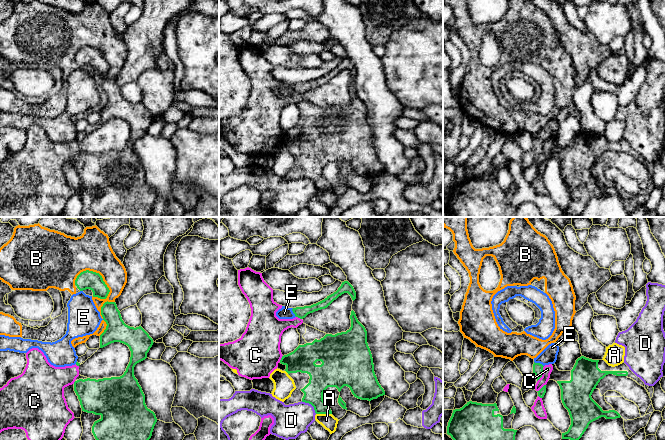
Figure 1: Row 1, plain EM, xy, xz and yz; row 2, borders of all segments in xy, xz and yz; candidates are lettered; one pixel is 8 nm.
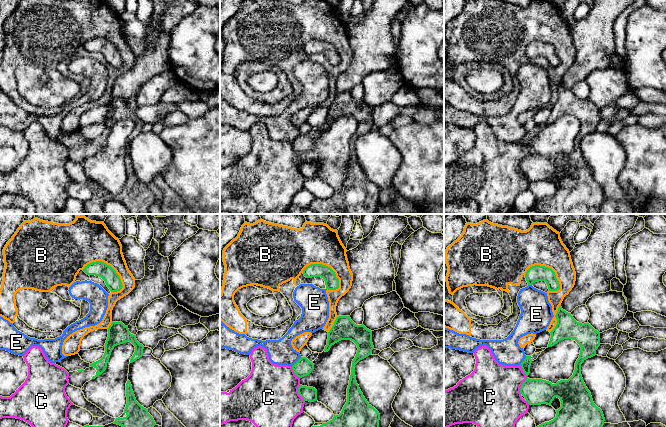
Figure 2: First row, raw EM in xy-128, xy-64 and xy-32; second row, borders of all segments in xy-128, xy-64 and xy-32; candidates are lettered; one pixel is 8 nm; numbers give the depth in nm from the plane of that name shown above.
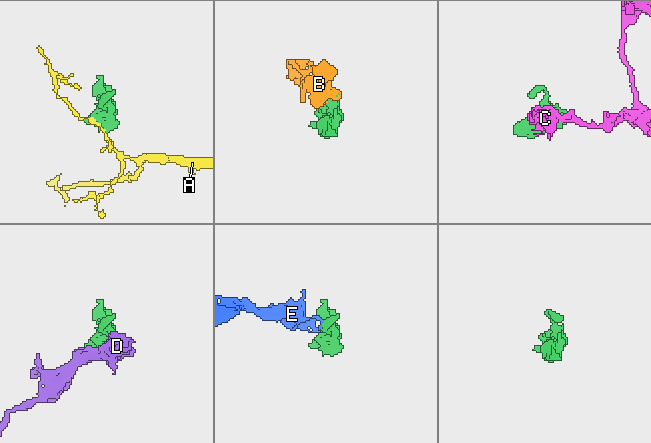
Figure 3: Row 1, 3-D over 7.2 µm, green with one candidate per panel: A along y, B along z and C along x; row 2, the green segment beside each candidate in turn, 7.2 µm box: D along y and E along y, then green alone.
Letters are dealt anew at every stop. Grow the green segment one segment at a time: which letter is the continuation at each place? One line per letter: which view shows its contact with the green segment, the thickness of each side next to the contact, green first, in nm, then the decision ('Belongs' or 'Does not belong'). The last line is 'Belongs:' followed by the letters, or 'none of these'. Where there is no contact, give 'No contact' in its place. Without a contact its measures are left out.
A: Touches green in xz. Thickness 160 nm (green) against 120 nm. Does not belong
B: Touches green in xy. Thickness 150 nm (green) against 320 nm. Does not belong
C: Touches green in yz. Thickness 80 nm (green) against 80 nm. Does not belong
D: Touches green in xz. Thickness 190 nm (green) against 260 nm. Does not belong
E: Touches green in yz. Thickness 80 nm (green) against 130 nm. Does not belong
Belongs: none of these

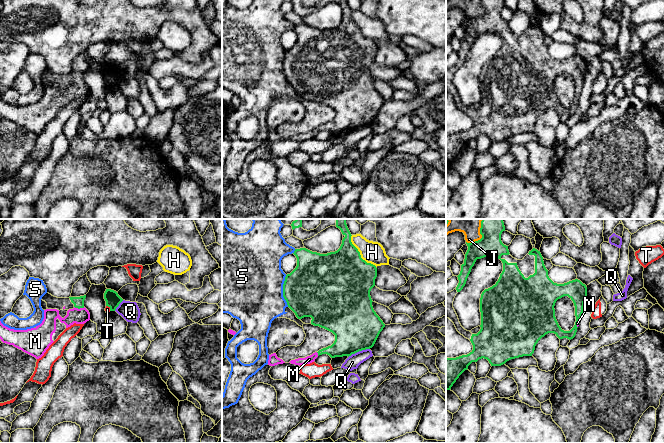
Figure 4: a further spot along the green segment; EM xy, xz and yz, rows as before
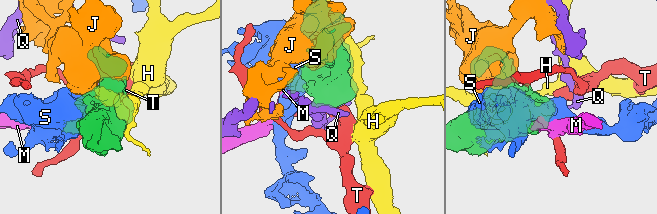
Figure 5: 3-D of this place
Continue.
H: Touches green in xz. Thickness 480 nm (green) against 180 nm. Does not belong
J: Touches green in yz. Thickness 180 nm (green) against 130 nm. Does not belong
M: Touches green in xy. Thickness 90 nm (green) against 130 nm. Belongs
Q: Touches green in xz. Thickness 380 nm (green) against 110 nm. Does not belong
S: Touches green in xz. Thickness 460 nm (green) against 500 nm. Does not belong
T: Touches green in xy. Thickness 120 nm (green) against 50 nm. Does not belong
Belongs: M

